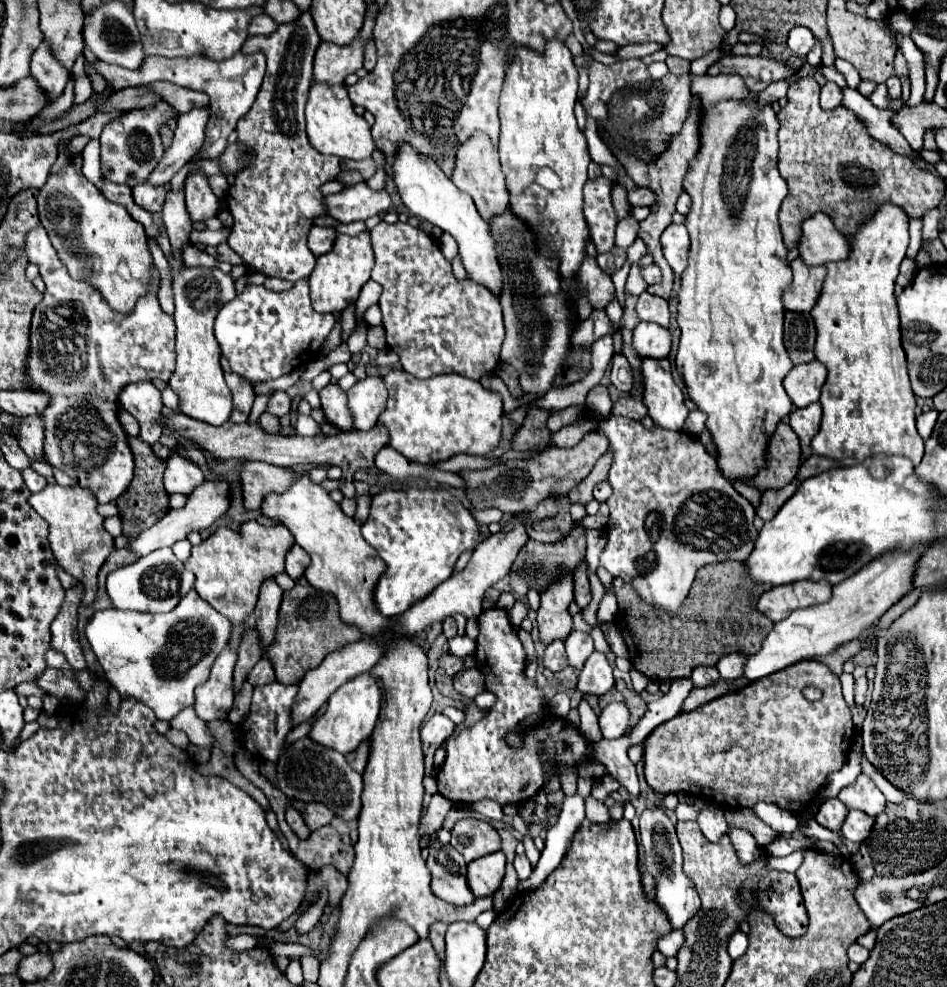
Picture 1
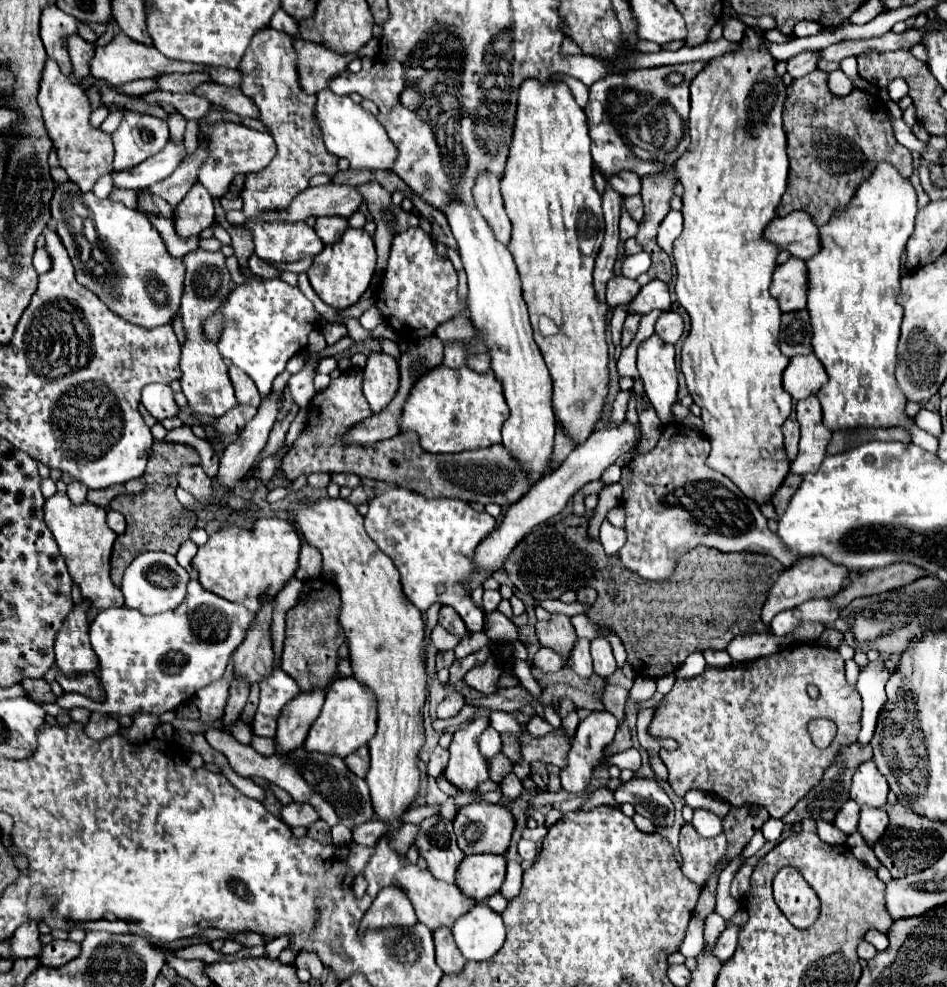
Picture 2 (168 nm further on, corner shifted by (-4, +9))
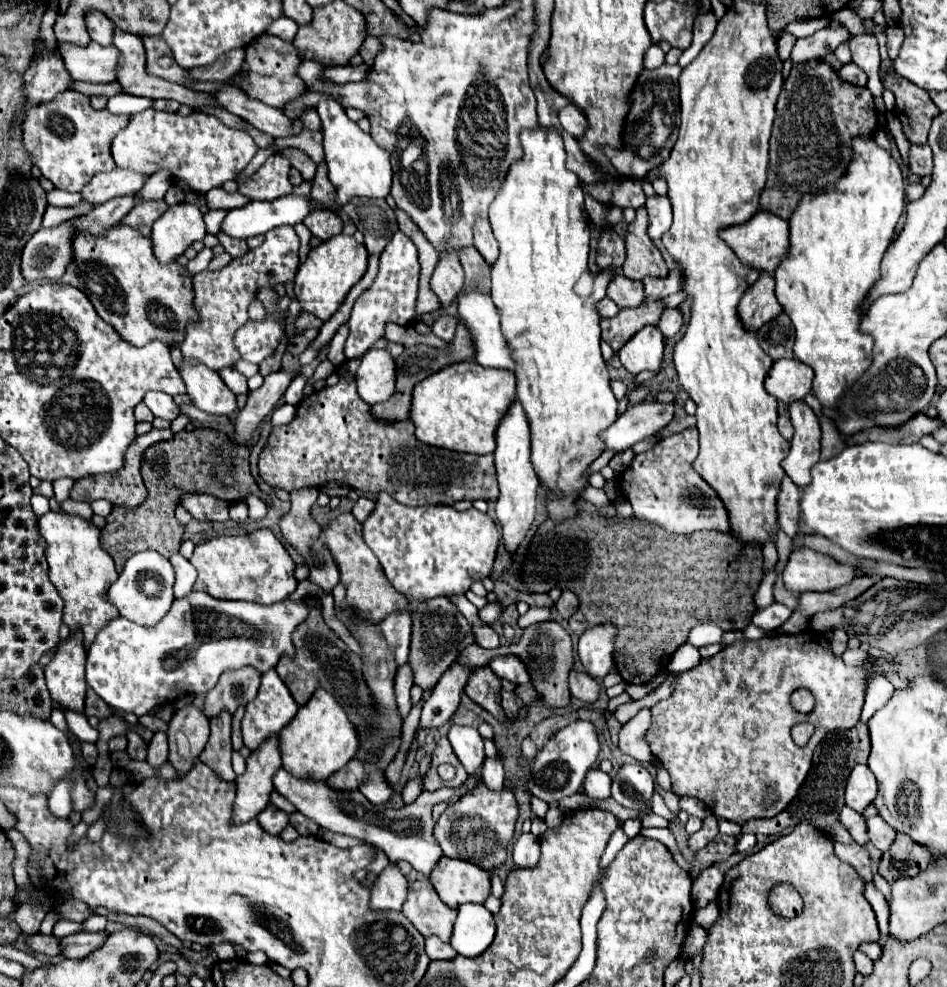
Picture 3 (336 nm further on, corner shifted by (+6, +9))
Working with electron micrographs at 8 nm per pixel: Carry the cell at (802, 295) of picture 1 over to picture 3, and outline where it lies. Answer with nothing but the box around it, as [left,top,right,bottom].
[740,272,782,330]

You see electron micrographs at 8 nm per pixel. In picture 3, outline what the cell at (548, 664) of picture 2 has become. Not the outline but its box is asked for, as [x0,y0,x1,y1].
[488,654,530,684]

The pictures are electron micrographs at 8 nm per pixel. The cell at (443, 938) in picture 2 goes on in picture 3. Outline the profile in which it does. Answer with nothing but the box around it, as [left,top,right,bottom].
[426,936,456,960]

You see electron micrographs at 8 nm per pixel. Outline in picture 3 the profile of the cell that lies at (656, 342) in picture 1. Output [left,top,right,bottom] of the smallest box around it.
[658,308,682,338]

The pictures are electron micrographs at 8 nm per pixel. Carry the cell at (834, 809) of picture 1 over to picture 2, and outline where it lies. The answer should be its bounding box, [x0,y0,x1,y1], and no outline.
[834,800,860,834]

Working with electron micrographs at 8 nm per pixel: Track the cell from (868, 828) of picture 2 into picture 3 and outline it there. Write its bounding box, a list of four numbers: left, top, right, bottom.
[866,816,896,850]

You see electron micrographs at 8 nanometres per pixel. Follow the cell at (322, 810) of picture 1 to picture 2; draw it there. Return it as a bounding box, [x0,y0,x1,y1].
[280,802,318,828]

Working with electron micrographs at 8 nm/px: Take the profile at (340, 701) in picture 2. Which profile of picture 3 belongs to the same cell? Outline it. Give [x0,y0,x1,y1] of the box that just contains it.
[280,690,360,778]

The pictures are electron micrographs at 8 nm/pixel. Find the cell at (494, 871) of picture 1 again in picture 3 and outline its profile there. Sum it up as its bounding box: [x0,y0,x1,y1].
[430,856,490,908]

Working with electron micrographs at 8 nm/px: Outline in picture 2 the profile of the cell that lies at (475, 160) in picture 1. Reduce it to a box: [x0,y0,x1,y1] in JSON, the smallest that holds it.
[474,174,510,246]

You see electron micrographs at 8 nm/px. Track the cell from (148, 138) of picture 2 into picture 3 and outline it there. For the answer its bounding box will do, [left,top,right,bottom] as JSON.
[112,108,258,194]

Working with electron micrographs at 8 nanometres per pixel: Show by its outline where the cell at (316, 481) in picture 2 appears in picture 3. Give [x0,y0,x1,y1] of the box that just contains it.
[280,488,340,592]

